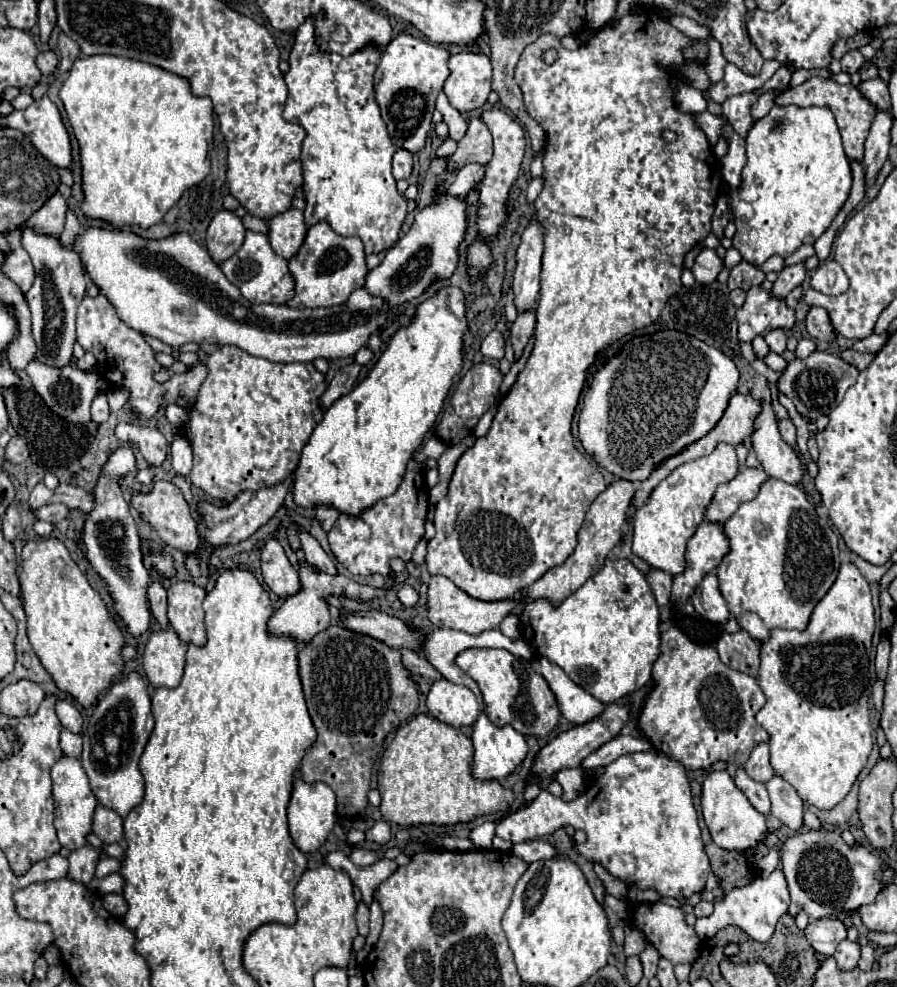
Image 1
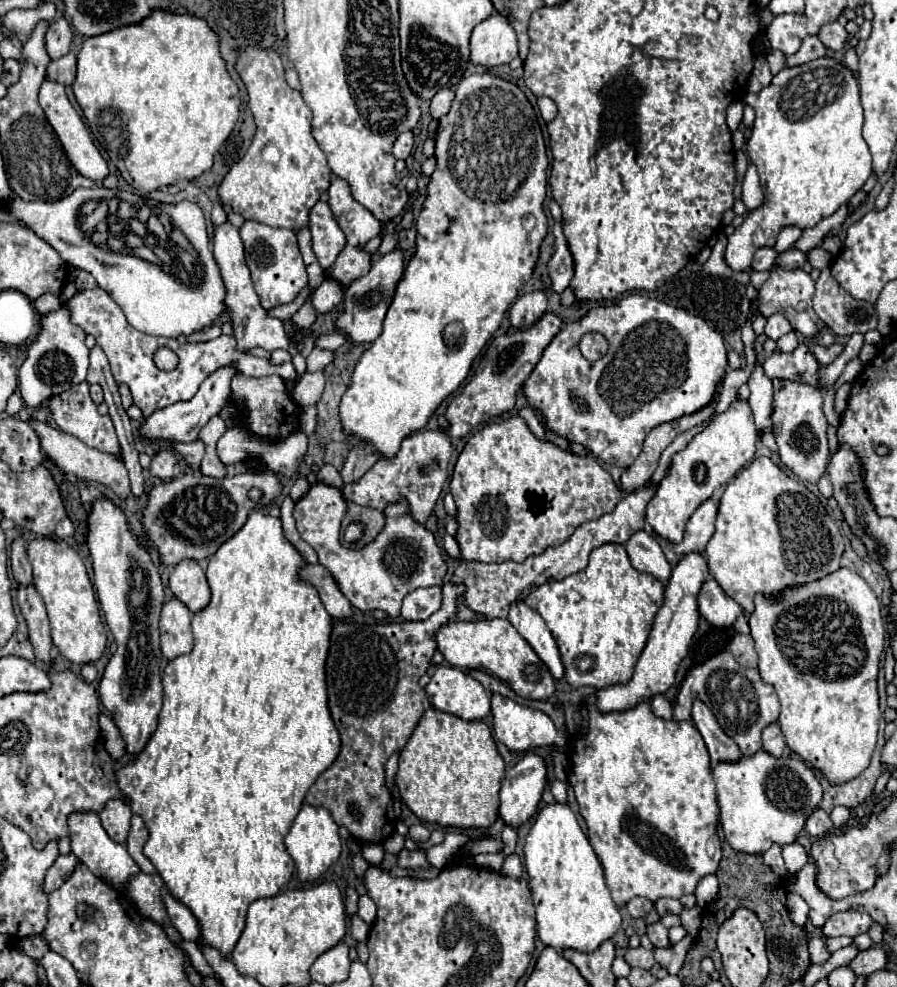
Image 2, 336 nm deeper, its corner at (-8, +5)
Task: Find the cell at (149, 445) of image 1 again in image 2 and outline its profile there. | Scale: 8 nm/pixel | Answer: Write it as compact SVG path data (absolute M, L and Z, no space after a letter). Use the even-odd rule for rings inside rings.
M162 449L152 457L152 465L150 465L150 473L154 477L160 477L162 481L168 481L172 477L178 475L178 457L172 449Z

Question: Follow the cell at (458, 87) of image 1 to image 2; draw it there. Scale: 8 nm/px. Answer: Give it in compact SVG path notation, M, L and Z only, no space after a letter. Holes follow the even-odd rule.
M494 13L474 27L470 39L470 61L476 67L508 65L518 55L516 33L510 23Z

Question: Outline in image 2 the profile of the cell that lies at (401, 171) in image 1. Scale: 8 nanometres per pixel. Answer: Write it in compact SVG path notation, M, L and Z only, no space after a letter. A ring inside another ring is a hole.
M406 131L402 133L396 143L394 143L394 157L396 159L408 159L410 153L412 153L412 147L414 147L414 133L412 131Z

